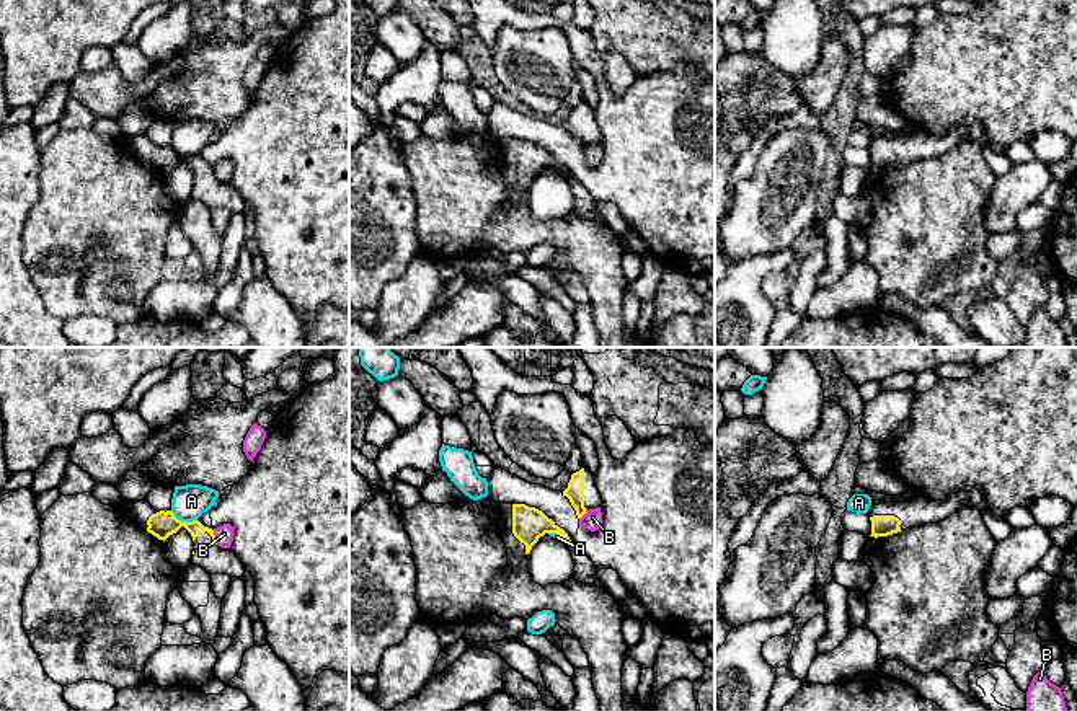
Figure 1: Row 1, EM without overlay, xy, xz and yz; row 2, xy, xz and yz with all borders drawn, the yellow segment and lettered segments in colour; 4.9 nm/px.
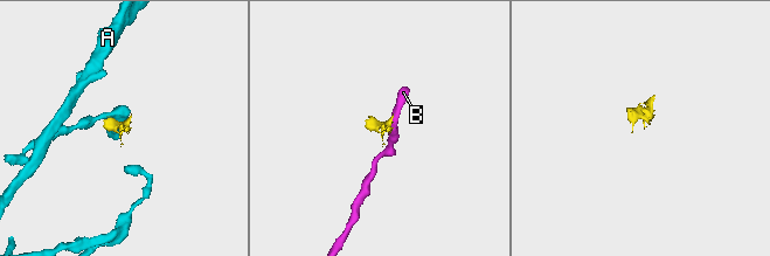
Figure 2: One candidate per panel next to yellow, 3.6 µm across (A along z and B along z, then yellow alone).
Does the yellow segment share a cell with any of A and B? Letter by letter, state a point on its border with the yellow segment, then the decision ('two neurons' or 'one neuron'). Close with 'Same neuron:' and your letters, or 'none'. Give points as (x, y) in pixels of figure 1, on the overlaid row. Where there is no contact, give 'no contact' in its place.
A: meets yellow in xy at (183, 522); two neurons
B: meets yellow in xy at (214, 537); two neurons
Same neuron: none

